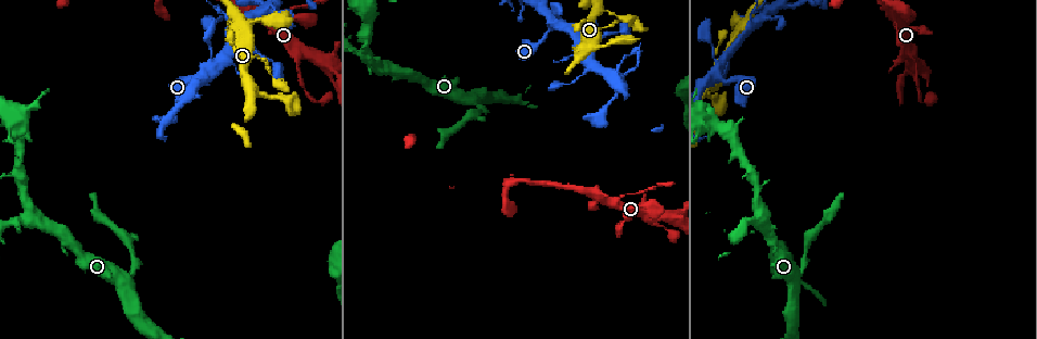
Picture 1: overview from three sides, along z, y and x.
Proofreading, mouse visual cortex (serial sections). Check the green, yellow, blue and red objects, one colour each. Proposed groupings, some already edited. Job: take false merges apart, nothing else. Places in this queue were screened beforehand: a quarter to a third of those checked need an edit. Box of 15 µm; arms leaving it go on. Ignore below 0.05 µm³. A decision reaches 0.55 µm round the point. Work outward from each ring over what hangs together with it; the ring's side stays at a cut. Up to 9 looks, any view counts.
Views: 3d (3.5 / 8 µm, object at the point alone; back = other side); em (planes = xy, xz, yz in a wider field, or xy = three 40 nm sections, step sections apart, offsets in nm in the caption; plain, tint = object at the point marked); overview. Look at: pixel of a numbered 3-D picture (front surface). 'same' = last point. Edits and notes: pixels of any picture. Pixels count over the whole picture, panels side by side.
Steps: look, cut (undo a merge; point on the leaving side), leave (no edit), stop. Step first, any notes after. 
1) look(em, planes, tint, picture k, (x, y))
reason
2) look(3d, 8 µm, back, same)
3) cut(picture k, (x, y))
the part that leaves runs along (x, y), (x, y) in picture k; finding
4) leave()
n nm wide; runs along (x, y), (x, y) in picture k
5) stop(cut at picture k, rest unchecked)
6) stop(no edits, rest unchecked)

look(3d, 3.5 µm, picture 1, (917, 70))
thin neck

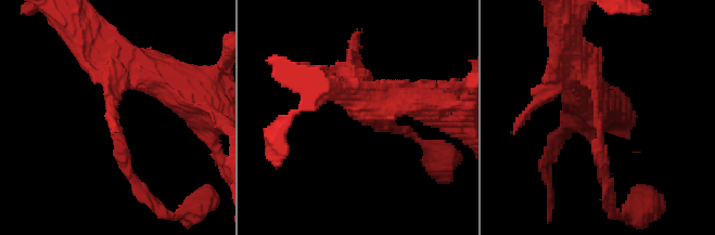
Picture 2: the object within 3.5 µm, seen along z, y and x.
look(em, planes, plain, picture 2, (594, 109))
arms of 200, 450 nm; need the tissue

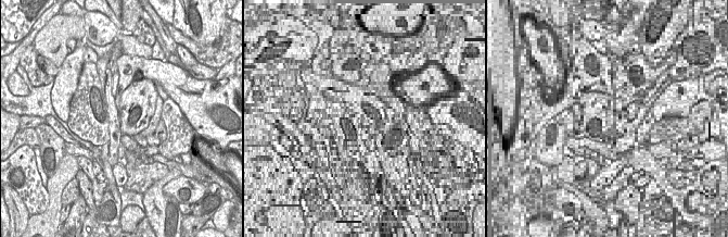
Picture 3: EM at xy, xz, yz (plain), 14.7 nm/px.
look(em, planes, tint, same)
with the object marked

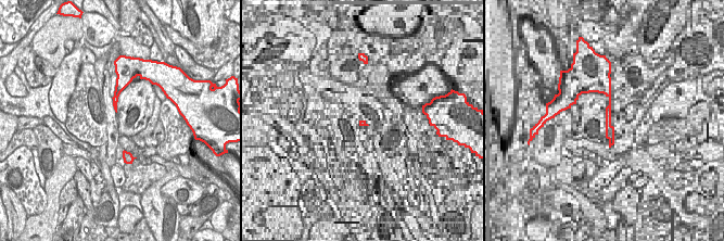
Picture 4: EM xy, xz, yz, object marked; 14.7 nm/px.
leave()
continuous, no second cell

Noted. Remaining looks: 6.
look(3d, 3.5 µm, picture 1, (592, 48))
thin neck

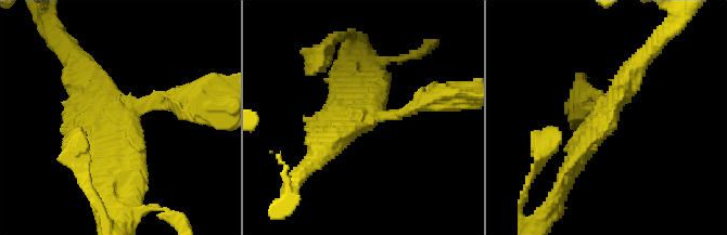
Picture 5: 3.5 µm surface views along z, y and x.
look(em, xy, step 5, tint, picture 5, (125, 122))
need the tissue

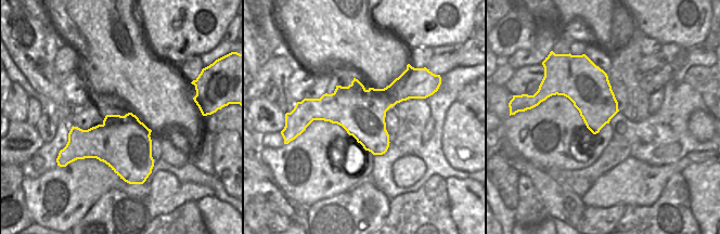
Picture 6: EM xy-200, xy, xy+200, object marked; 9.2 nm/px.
look(em, xy, step 2, tint, same)
another direction

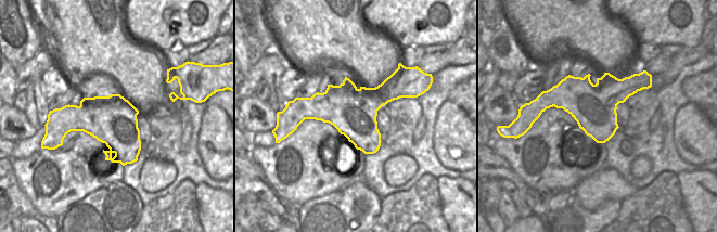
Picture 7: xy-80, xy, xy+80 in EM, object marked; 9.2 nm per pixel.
leave()
runs along (131, 185), (125, 121), (188, 99) in picture 5; all the same cell

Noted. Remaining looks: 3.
look(3d, 8 µm, picture 1, (798, 277))
small branch off a trunk

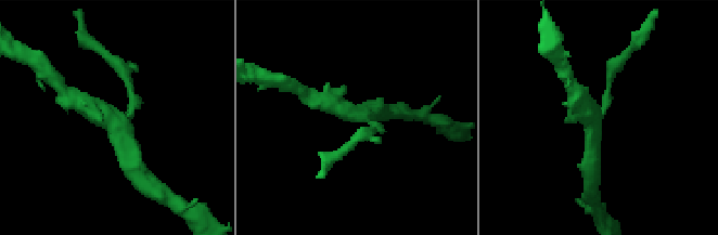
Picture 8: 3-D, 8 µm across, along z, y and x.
look(3d, 3.5 µm, picture 8, (598, 121))

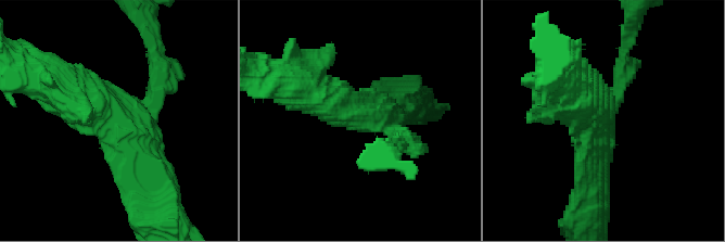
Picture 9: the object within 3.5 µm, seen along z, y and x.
look(em, xy, step 1, tint, picture 9, (375, 117))
shape alone is not enough

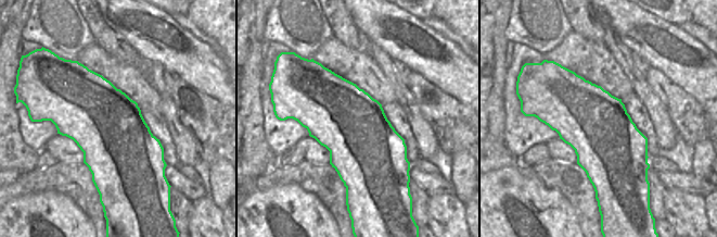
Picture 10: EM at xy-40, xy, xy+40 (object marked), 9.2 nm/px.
leave()
650 nm wide; runs along (47, 84), (114, 113), (148, 177) in picture 9; all the same cell

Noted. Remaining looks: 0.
stop(no edits, rest unchecked)

